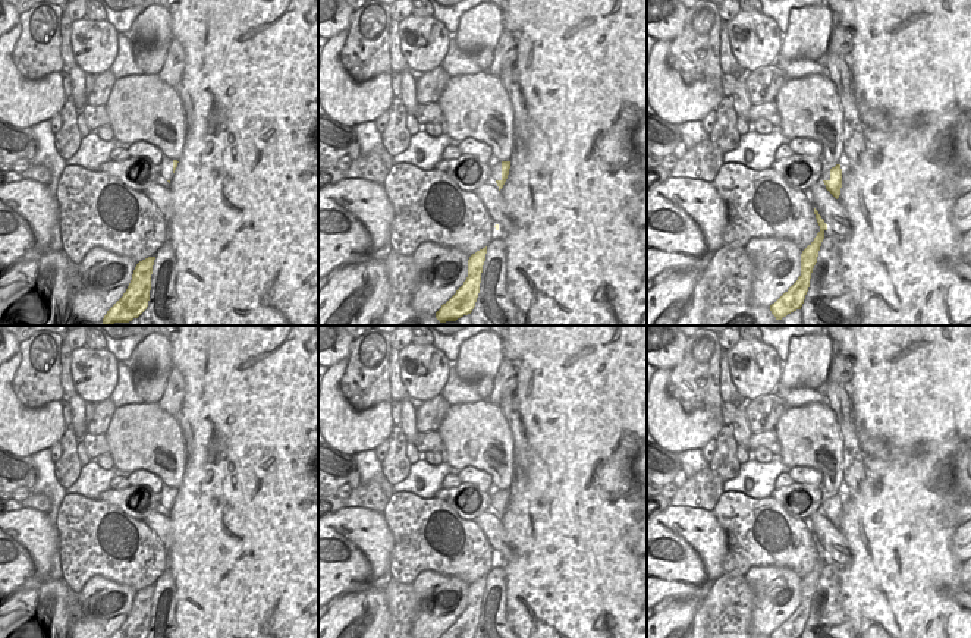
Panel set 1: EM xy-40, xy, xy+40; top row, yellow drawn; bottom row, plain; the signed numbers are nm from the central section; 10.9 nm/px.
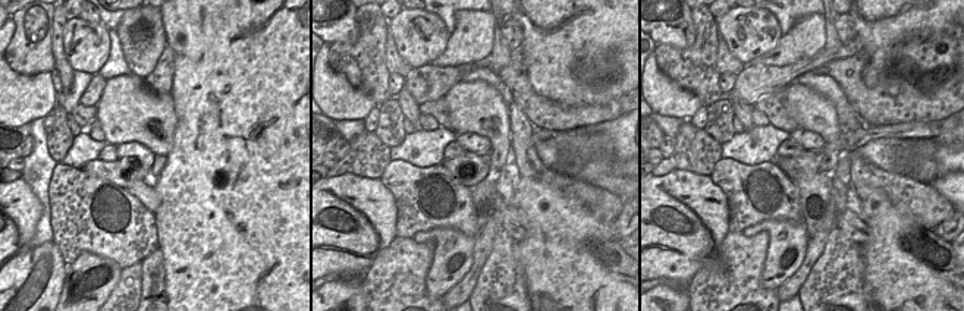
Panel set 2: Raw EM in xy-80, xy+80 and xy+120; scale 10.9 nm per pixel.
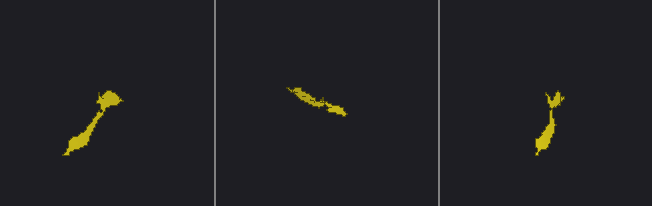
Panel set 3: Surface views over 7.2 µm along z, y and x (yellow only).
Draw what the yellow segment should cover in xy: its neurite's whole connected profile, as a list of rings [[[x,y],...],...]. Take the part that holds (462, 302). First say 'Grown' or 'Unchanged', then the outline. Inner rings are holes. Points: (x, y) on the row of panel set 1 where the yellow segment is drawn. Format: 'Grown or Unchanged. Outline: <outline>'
Unchanged. Outline: [[[487,246],[472,254],[468,260],[468,277],[456,293],[441,305],[436,312],[440,323],[456,321],[472,312],[481,283],[483,265],[486,261]]]

